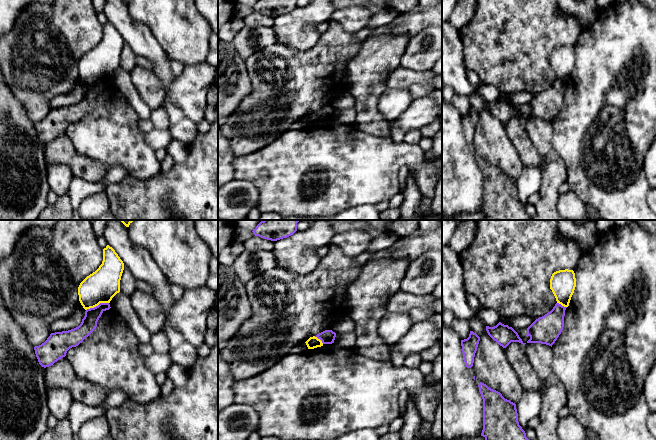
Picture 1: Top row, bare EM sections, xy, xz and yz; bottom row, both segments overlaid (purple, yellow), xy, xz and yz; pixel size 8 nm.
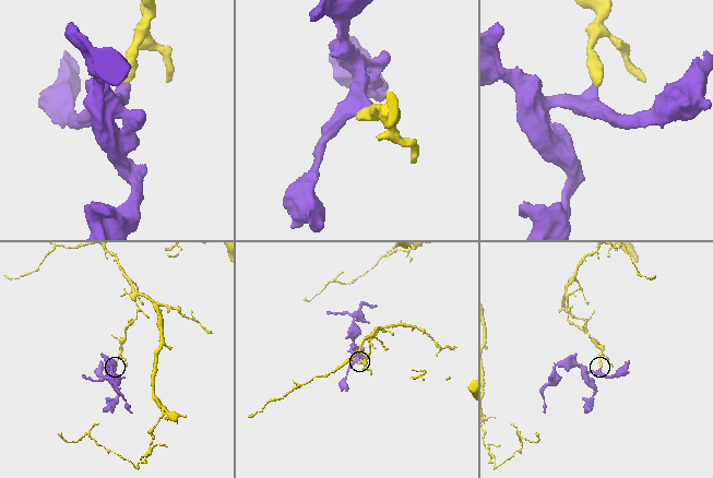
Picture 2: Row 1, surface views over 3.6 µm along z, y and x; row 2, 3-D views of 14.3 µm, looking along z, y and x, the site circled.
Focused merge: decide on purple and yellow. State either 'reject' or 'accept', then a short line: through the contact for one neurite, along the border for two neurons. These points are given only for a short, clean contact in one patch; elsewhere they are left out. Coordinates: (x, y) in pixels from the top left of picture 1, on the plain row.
reject; line xy (108, 78), (100, 78), (86, 86)

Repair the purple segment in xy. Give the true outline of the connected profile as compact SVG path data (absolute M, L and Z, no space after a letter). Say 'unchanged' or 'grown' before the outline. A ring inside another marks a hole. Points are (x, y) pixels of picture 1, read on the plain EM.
unchanged; M100 79L85 87L85 92L78 103L51 109L44 119L34 123L39 140L46 144L65 133L70 124L78 122L96 105L102 89L110 84L109 79Z

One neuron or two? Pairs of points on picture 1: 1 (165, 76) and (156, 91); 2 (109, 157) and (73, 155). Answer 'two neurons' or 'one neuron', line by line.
1: two neurons
2: two neurons

